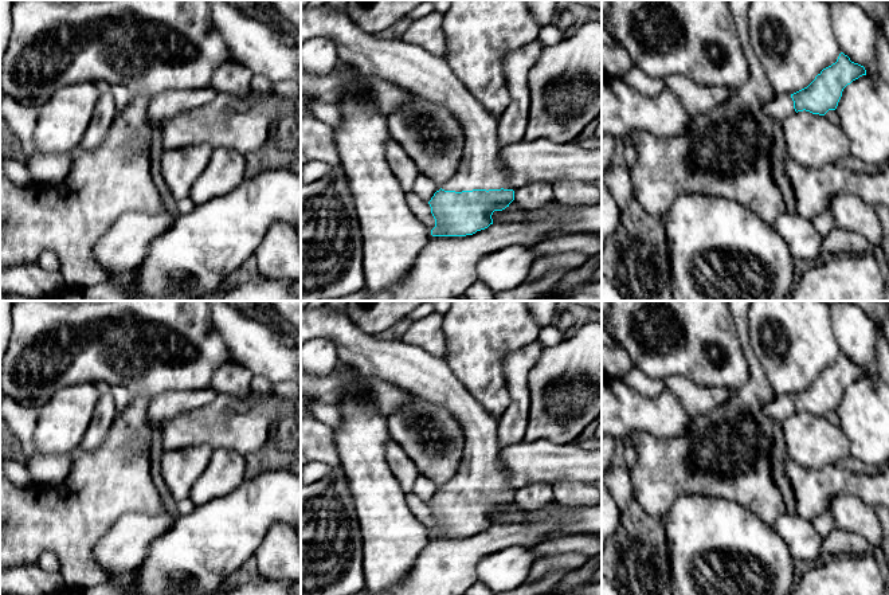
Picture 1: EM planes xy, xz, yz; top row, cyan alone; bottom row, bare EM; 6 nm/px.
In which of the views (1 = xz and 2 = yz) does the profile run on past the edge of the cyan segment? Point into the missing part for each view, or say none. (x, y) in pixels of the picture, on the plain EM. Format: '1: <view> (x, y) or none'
1: xz (427, 376)
2: yz (782, 406)

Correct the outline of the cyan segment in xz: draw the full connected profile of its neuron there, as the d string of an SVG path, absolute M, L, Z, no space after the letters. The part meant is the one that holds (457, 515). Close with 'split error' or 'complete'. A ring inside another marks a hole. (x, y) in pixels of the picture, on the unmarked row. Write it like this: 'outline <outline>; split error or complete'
outline M325 305L301 310L301 345L314 337L329 338L337 348L341 364L355 367L365 376L377 376L416 398L444 407L461 424L465 434L463 459L454 477L428 502L435 520L431 536L466 537L493 525L493 513L505 510L514 501L514 492L505 489L509 478L501 465L498 420L461 384L446 357L434 356L403 340L377 340L356 326L345 312L328 309Z; split error

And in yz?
outline M841 353L837 363L823 369L807 388L794 395L776 395L764 411L780 424L795 412L825 416L837 410L843 390L862 376L866 376L865 368Z; split error

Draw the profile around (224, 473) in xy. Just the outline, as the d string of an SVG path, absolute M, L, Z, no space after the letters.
M215 449L205 471L191 489L188 498L196 506L222 498L244 481L244 471L244 455L234 450Z

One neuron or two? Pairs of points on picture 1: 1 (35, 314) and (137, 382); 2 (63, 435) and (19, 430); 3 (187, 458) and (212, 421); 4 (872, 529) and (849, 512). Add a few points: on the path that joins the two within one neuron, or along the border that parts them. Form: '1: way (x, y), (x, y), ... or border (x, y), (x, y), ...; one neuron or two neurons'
1: way (61, 339), (75, 345), (101, 345), (112, 356); one neuron
2: border (39, 410), (34, 434), (35, 451); two neurons
3: border (214, 449), (207, 445), (192, 445), (165, 451); two neurons
4: way (866, 524), (854, 516); one neuron

